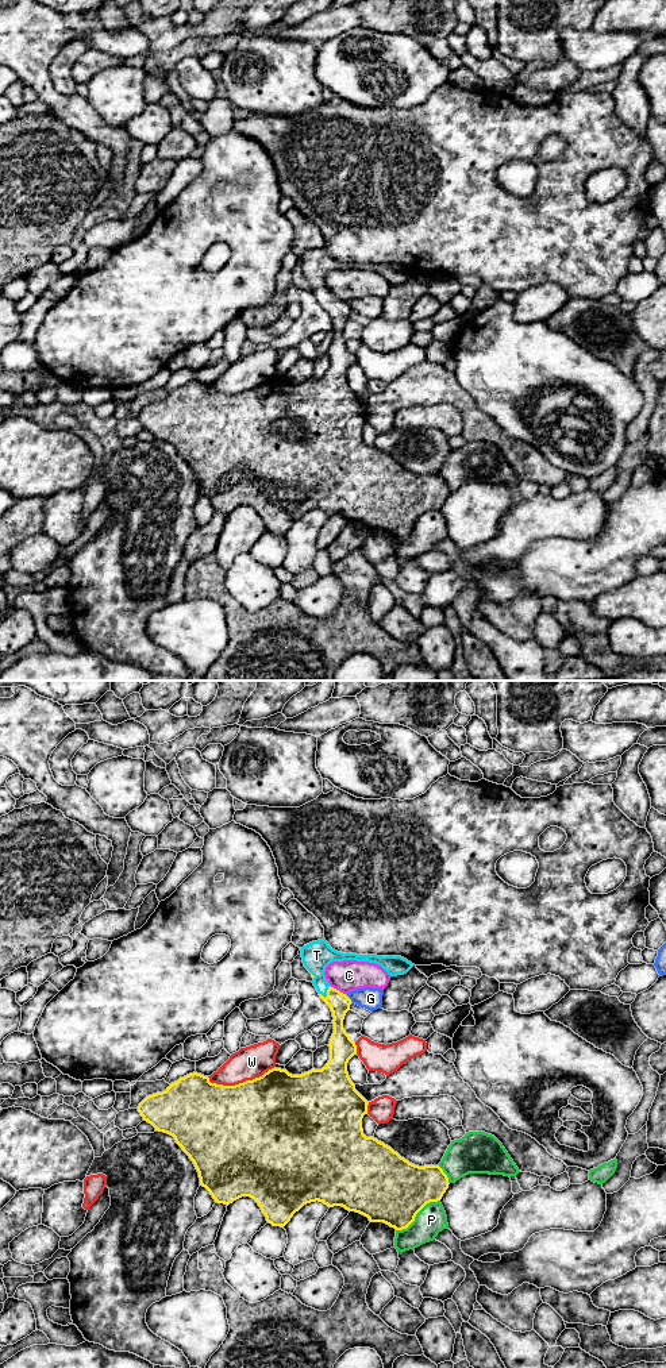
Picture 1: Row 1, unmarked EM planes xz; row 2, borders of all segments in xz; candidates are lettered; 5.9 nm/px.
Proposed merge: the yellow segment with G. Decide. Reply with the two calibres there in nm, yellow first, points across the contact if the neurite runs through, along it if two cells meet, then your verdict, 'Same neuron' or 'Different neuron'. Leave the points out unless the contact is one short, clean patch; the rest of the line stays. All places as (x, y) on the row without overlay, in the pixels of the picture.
Thickness 130 nm (yellow) against 130 nm. Boundary: xz (346, 304), (351, 309). Different neuron

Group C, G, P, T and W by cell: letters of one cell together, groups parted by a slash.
C / G / P / T / W

